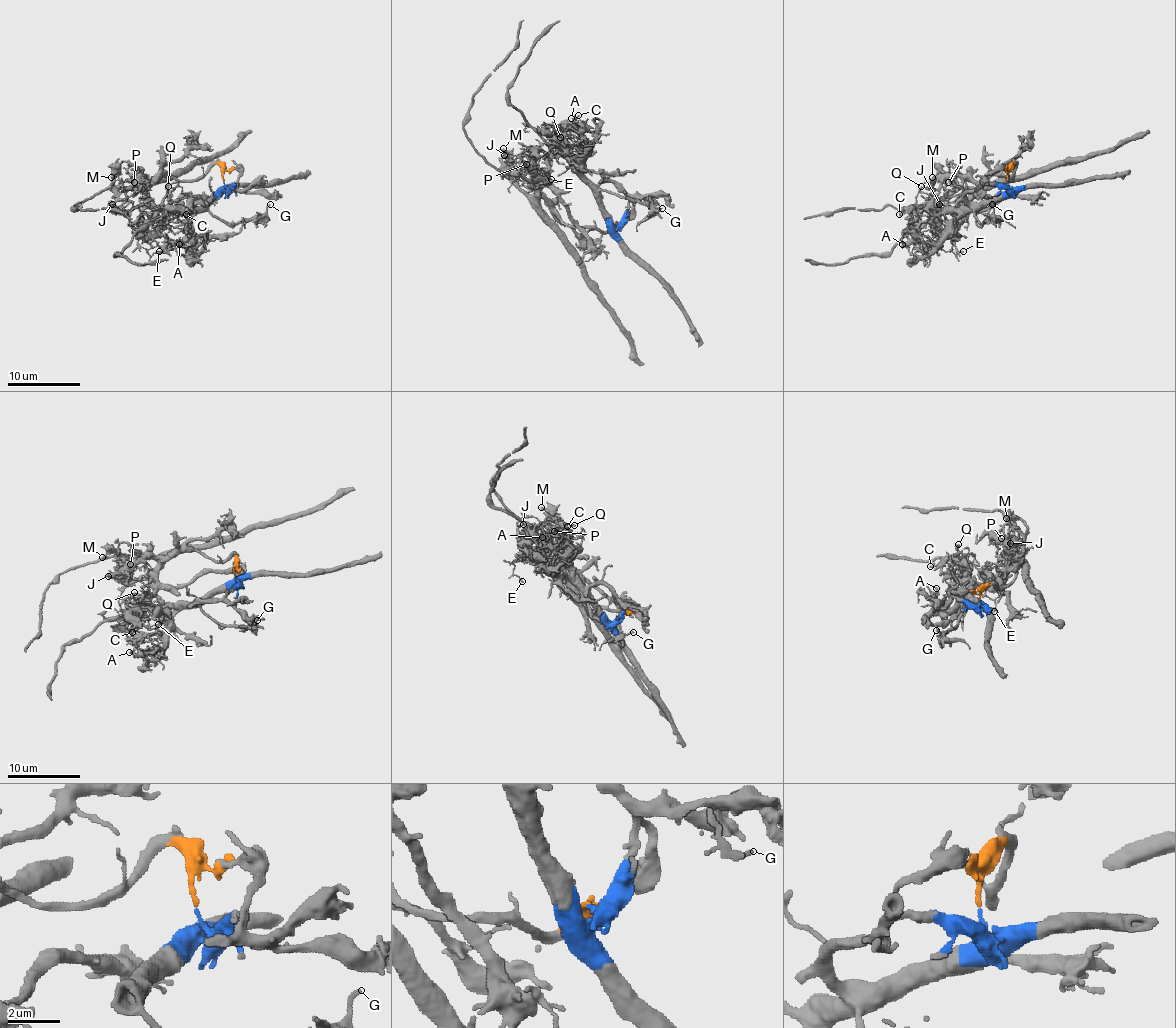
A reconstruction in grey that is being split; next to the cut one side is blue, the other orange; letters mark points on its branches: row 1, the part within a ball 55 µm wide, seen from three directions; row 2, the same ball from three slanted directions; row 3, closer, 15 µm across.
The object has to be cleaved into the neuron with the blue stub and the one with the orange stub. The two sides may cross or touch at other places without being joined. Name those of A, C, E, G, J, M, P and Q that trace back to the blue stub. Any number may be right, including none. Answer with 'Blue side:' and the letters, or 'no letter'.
Blue side: A, C, G, Q

